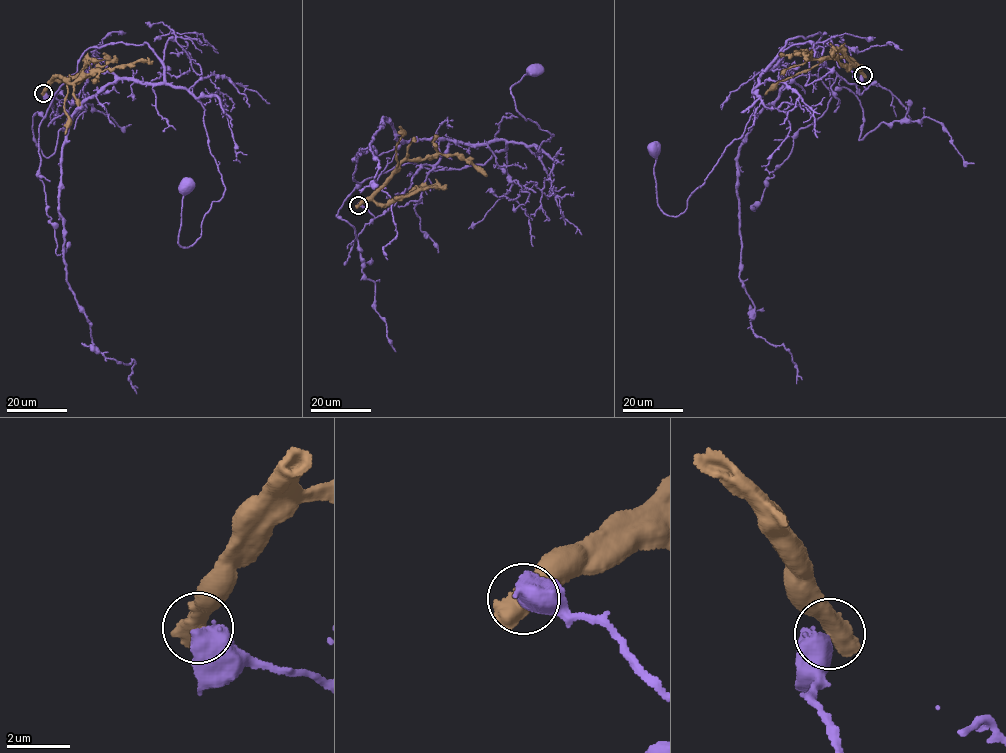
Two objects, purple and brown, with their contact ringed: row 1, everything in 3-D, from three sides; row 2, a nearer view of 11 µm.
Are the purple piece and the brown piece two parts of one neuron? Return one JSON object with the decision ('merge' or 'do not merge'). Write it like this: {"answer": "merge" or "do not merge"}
{"answer": "do not merge"}

